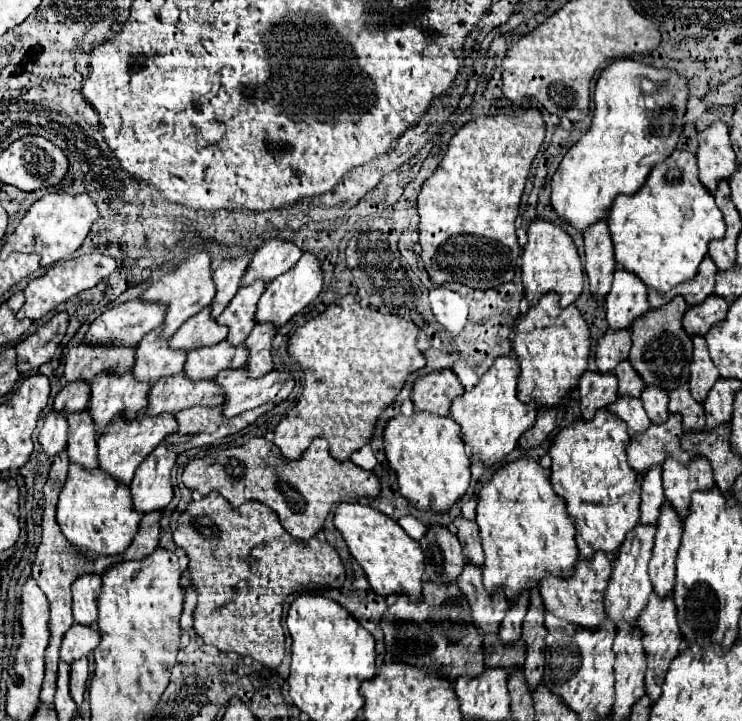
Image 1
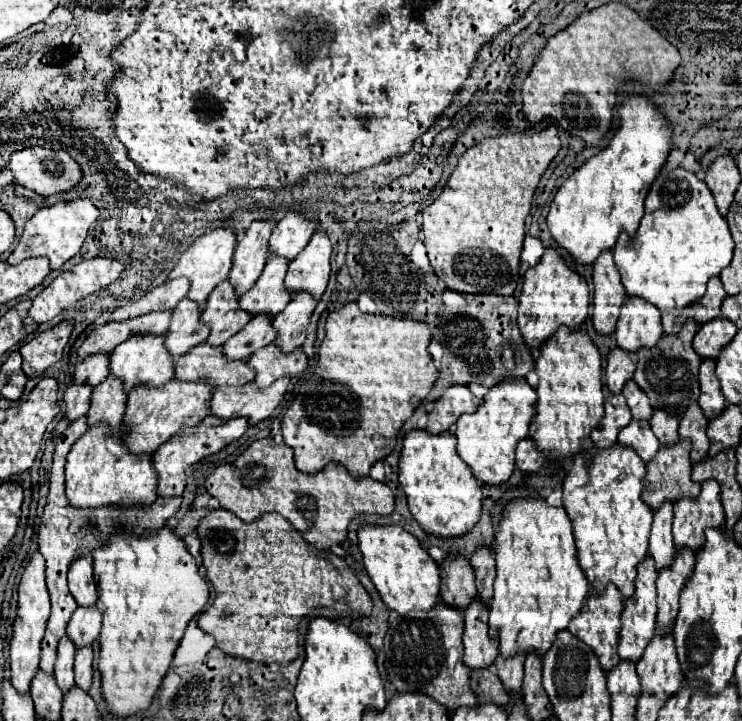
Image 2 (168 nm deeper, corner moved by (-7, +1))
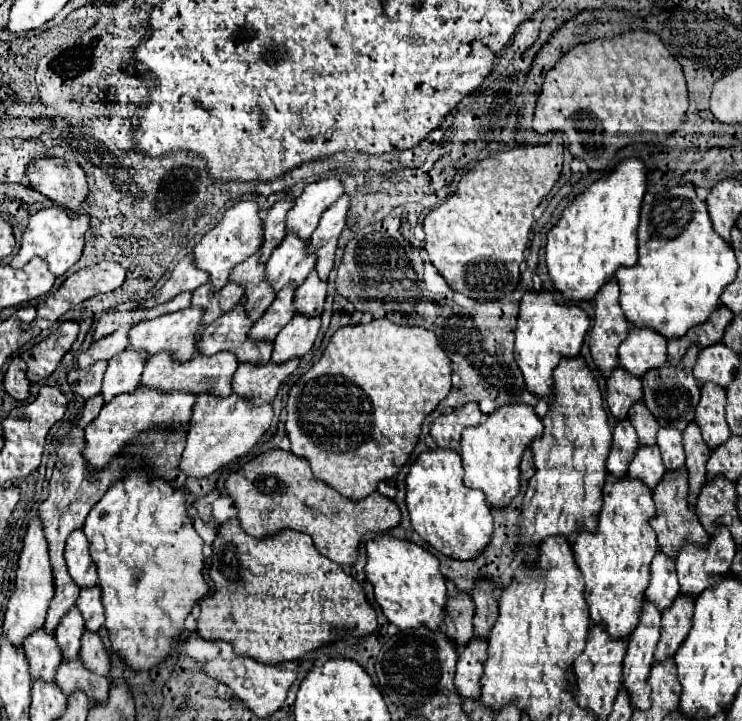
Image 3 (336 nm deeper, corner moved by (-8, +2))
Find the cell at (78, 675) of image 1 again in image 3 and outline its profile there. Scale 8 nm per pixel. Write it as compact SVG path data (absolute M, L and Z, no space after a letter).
M85 631L81 637L81 653L79 653L81 661L87 665L89 671L97 673L97 675L107 675L111 669L109 663L109 653L103 645L103 639L99 633L89 633Z

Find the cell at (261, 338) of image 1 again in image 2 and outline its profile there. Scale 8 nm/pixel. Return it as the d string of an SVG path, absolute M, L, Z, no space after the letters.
M294 294L290 304L272 322L278 332L274 346L278 346L282 352L290 352L302 346L302 342L306 340L306 326L314 308L316 300L310 298L310 294Z

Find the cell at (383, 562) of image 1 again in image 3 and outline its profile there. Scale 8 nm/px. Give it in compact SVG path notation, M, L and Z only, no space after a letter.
M381 535L367 543L367 579L375 587L375 601L383 609L389 623L401 631L427 627L431 631L443 627L447 587L445 577L439 571L439 561L425 547L399 541L389 535Z

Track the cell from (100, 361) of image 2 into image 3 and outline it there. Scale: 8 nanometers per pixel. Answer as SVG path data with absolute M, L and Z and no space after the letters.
M125 325L123 329L117 329L115 333L95 341L87 351L83 351L79 355L79 367L89 367L89 365L93 365L95 361L101 361L101 359L109 361L113 355L125 351L127 345L129 345L129 339L127 339L129 329L131 329L131 325Z

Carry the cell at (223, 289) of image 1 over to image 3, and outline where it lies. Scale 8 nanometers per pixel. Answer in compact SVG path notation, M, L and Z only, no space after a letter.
M281 199L267 211L267 217L265 217L265 223L263 223L263 229L265 229L263 245L259 249L261 251L261 259L259 259L261 263L267 263L273 249L287 235L287 231L285 231L285 215L287 215L287 211L291 207L293 207L293 199Z

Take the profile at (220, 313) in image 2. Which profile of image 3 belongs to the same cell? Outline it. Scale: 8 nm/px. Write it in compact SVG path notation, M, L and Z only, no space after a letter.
M259 251L247 257L241 265L237 265L229 277L233 283L241 283L247 287L245 291L245 305L247 305L247 315L249 319L257 321L265 309L273 303L277 297L275 289L267 285L267 275L265 275L265 265L259 263Z

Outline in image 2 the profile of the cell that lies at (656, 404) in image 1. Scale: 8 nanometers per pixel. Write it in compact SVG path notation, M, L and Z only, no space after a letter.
M654 410L652 418L650 418L650 426L662 444L670 446L678 440L678 420L676 420L676 416L668 414L666 410Z

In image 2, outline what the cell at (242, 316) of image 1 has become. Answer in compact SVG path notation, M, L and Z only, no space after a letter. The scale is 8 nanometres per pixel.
M268 258L258 282L240 296L240 306L250 316L266 316L274 320L290 302L290 292L284 288L284 274L288 262L286 258Z

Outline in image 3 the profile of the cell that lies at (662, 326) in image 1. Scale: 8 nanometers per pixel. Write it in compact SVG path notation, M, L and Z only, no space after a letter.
M691 345L691 349L685 353L681 365L673 367L673 365L665 365L661 369L649 371L641 381L643 381L643 401L649 407L649 411L655 415L655 419L659 421L659 425L667 425L667 427L675 427L675 429L685 429L693 417L695 417L695 405L699 403L699 383L693 377L693 367L697 361L697 353L701 349L697 345Z

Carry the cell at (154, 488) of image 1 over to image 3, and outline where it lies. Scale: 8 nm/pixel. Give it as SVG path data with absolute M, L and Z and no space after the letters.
M201 393L193 407L193 417L189 423L187 447L181 457L181 471L187 477L207 477L229 461L243 457L269 429L273 419L271 403L255 407L251 401L231 393L229 397L211 397L211 393Z

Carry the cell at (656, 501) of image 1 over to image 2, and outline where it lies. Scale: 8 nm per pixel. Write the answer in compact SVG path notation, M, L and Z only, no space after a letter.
M664 502L654 510L652 534L650 534L650 556L656 560L656 568L672 564L674 558L674 540L672 540L672 502Z

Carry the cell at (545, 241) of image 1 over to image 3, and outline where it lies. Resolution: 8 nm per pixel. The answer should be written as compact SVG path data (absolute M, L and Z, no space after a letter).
M529 291L523 295L515 329L515 361L523 373L529 393L549 399L549 391L553 387L553 369L563 357L571 359L581 353L589 323L589 317L577 305L559 305L555 301L555 293L551 291Z

